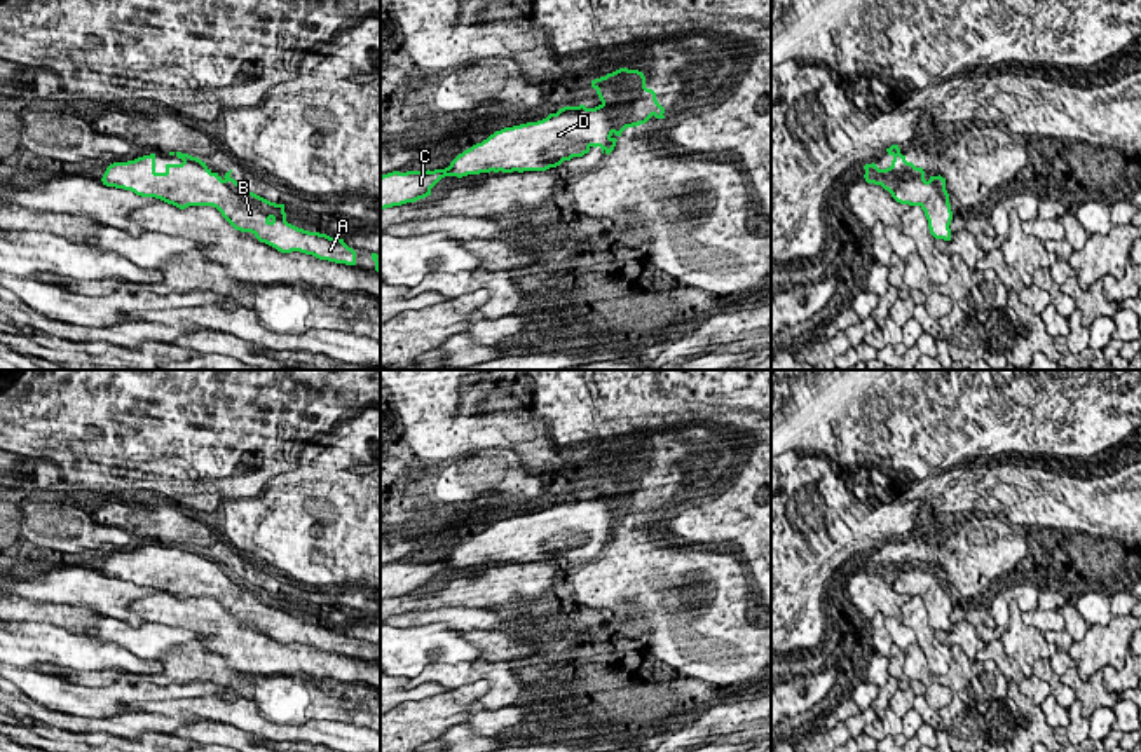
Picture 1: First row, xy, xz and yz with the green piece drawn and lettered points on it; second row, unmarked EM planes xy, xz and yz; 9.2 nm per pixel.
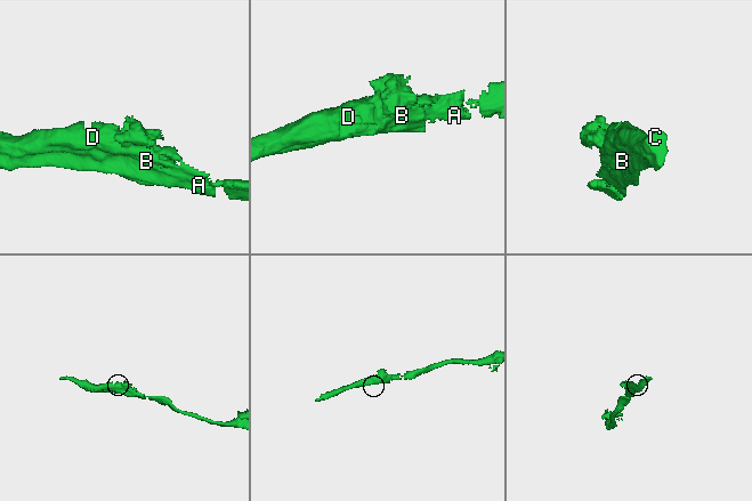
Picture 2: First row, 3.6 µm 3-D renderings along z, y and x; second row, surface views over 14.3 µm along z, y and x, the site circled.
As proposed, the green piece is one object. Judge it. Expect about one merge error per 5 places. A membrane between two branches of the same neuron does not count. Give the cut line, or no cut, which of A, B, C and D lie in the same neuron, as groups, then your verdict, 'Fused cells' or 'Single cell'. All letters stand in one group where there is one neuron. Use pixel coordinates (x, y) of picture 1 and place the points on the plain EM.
No split. Groups: A B C D. Single cell

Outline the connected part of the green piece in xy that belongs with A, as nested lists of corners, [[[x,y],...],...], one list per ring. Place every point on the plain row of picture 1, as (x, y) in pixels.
[[[169,543],[181,550],[181,555],[166,555],[164,564],[155,562],[155,544],[138,548],[127,553],[113,553],[106,558],[101,572],[106,578],[131,581],[141,588],[155,588],[180,600],[188,597],[213,597],[222,607],[241,623],[251,623],[260,633],[276,639],[281,644],[300,642],[319,651],[335,654],[356,656],[356,642],[349,639],[344,630],[330,628],[319,623],[309,623],[286,612],[284,595],[270,593],[246,579],[243,579],[232,567],[232,560],[222,569],[213,564],[206,553],[181,543]]]

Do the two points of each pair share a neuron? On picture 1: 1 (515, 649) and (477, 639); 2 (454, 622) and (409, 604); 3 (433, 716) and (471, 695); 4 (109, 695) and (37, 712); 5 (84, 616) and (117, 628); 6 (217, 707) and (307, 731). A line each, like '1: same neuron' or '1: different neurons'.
1: same neuron
2: different neurons
3: same neuron
4: different neurons
5: different neurons
6: same neuron

